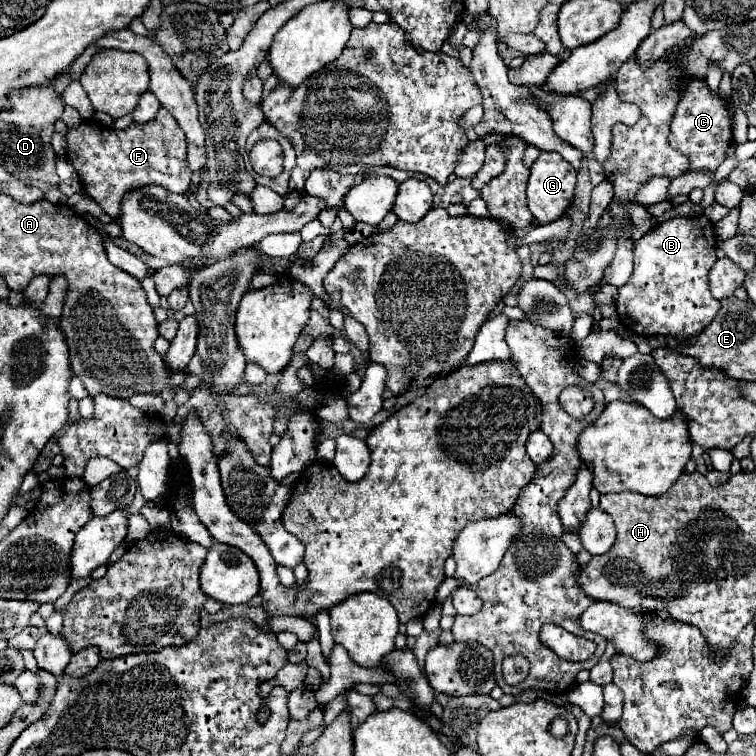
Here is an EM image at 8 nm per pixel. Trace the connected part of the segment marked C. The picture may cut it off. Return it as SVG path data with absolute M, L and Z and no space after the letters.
M682 78L680 88L682 88L682 98L672 116L668 142L674 150L688 156L690 170L714 172L726 160L726 150L734 140L732 136L734 104L722 94L712 92L704 78Z

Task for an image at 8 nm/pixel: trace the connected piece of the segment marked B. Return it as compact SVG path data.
M704 214L696 216L676 216L666 220L646 232L634 244L634 274L630 280L618 288L616 308L622 326L630 328L636 334L644 336L670 336L676 340L684 340L692 334L702 332L720 310L720 302L712 298L708 290L708 270L716 262L716 236L714 224Z

